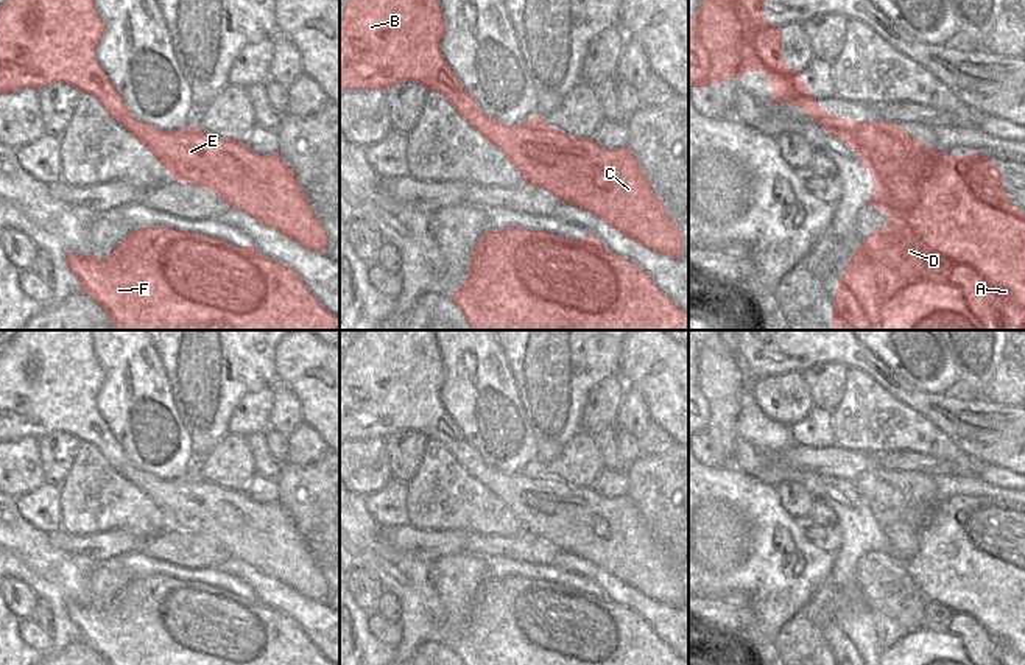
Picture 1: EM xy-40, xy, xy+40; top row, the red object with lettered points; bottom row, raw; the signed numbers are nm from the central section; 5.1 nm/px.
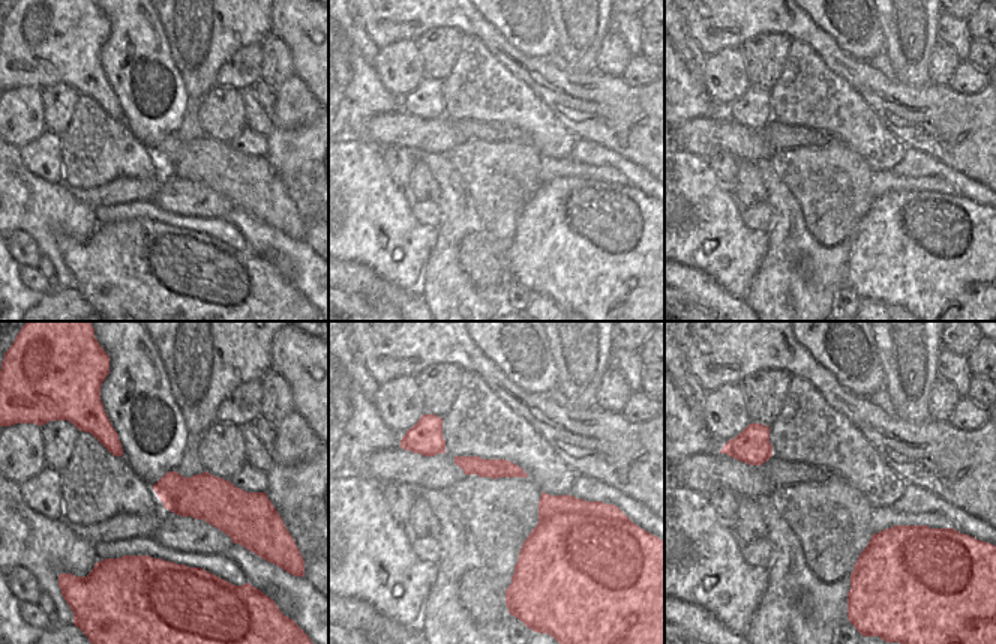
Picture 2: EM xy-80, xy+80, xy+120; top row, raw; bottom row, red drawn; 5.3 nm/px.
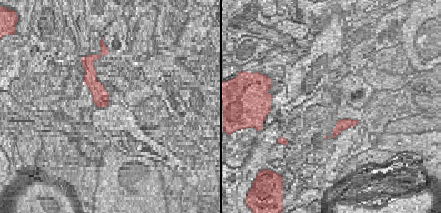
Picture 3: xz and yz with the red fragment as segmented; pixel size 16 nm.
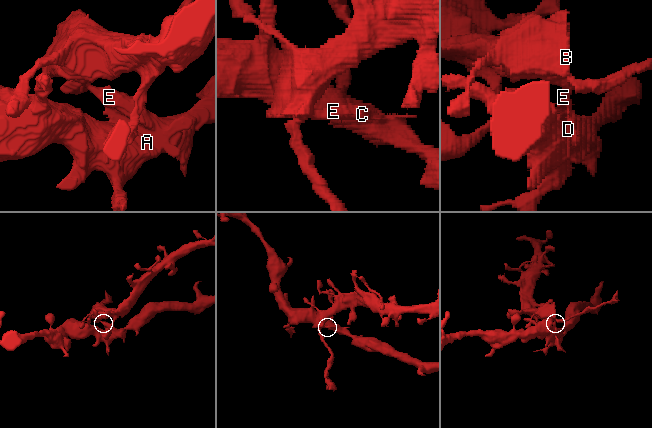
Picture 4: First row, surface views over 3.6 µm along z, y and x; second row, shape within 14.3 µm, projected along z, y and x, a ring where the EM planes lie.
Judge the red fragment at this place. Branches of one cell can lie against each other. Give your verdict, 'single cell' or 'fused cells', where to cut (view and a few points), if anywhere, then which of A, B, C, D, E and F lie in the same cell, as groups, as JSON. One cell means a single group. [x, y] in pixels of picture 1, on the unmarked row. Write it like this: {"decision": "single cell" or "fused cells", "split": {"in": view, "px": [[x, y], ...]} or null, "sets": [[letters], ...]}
{"decision": "fused cells", "split": {"in": "xy", "px": [[482, 461], [471, 474]]}, "sets": [["A", "C", "D", "E", "F"], ["B"]]}

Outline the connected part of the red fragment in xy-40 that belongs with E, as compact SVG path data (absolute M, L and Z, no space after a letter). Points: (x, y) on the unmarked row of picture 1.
M132 464L123 477L173 528L210 539L231 558L279 579L304 598L326 600L327 581L279 501L260 505L238 489L223 489L199 475L160 480Z

